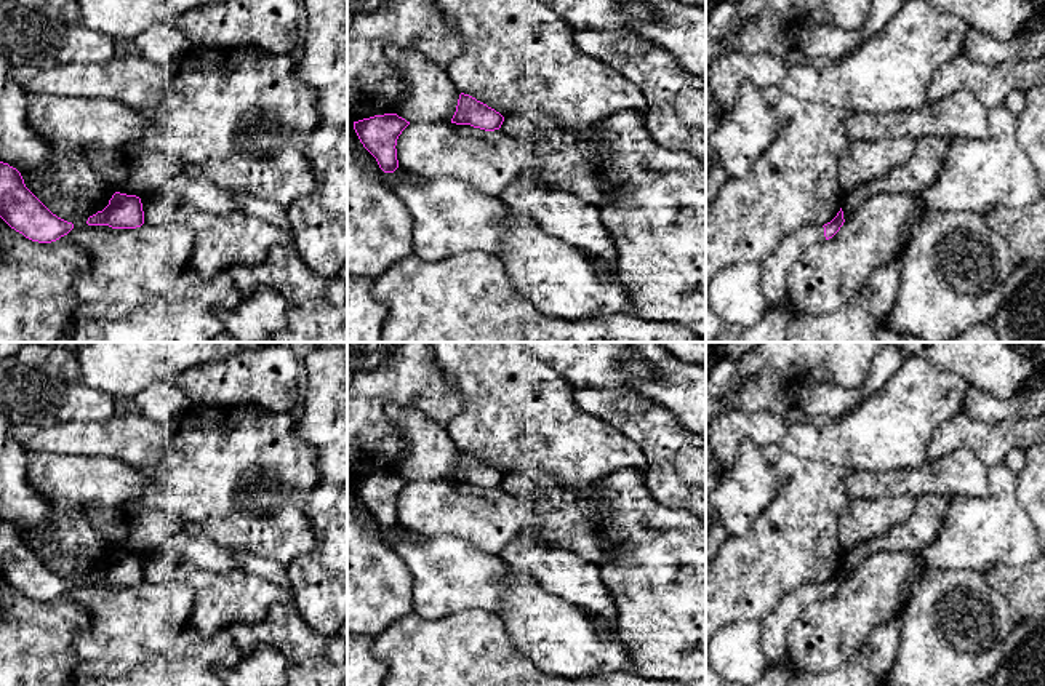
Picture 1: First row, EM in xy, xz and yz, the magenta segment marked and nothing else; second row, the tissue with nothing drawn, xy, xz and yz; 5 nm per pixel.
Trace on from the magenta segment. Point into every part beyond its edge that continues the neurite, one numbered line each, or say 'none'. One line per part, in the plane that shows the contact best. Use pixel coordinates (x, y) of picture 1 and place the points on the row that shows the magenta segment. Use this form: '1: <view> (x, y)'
1: yz (775, 269)

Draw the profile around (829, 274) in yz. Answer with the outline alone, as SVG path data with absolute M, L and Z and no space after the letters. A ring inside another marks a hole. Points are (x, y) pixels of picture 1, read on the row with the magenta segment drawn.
M874 193L866 198L829 240L810 246L787 275L789 301L797 313L831 313L851 301L872 273L890 264L904 246L904 225L915 211L917 197Z

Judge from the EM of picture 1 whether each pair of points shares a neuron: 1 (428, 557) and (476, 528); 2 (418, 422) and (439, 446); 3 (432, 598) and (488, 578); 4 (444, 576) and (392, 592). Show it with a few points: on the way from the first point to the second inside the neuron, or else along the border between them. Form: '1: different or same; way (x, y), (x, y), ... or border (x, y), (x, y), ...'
1: different; border (423, 534), (456, 536), (493, 554)
2: same; way (421, 429), (432, 440)
3: same; way (447, 584), (453, 578), (474, 578)
4: different; border (394, 552), (405, 563), (412, 578), (412, 611)

